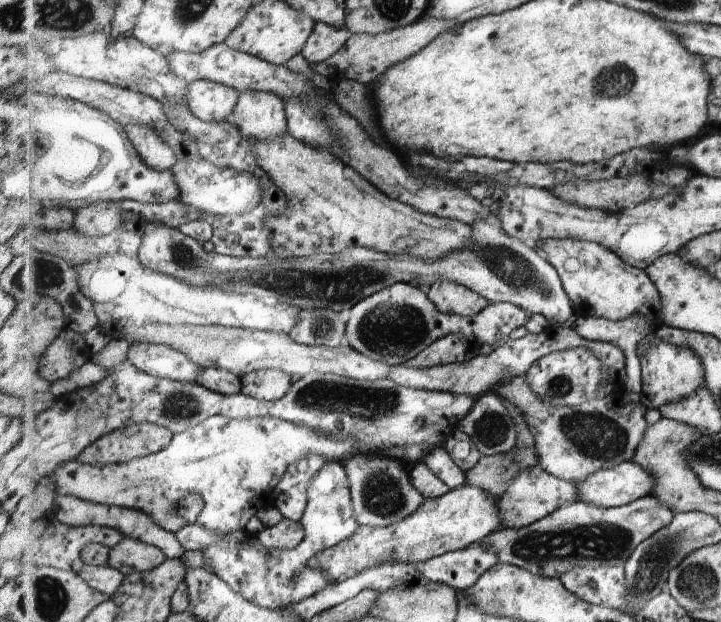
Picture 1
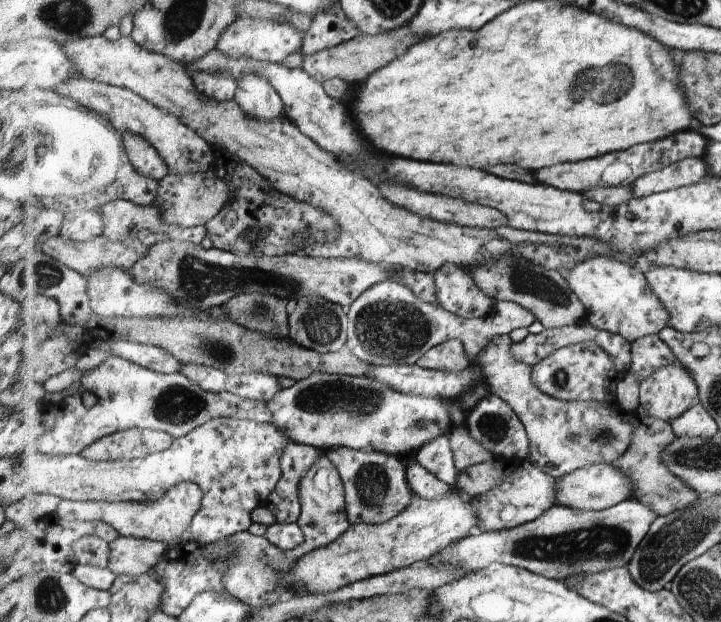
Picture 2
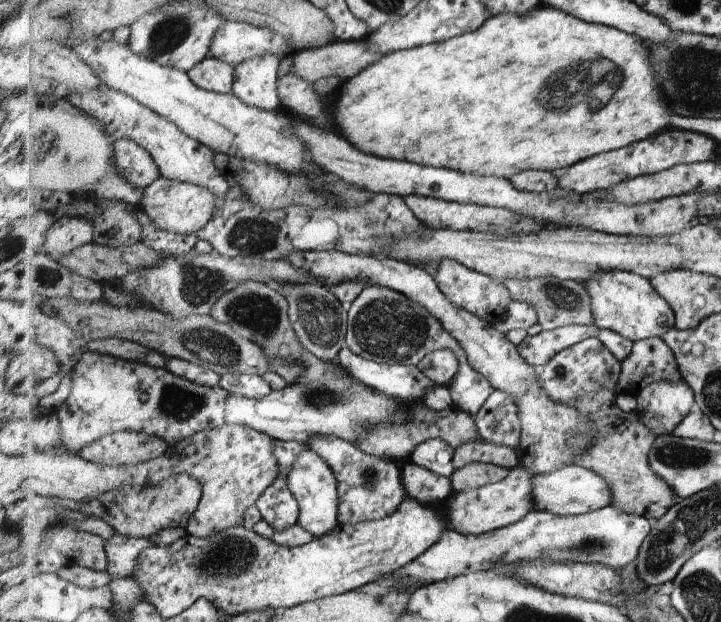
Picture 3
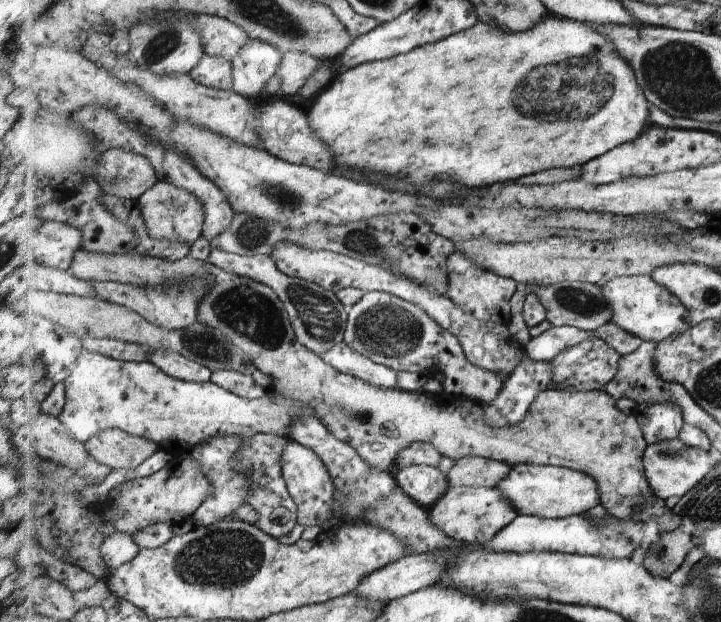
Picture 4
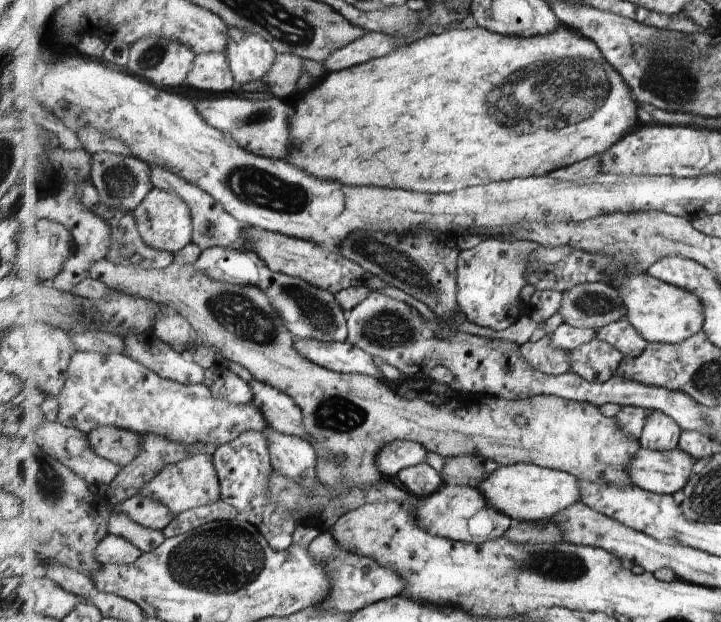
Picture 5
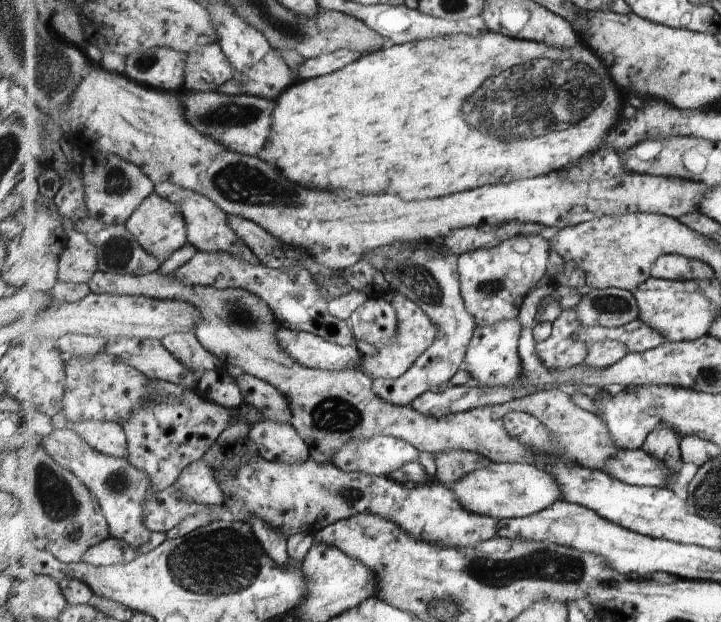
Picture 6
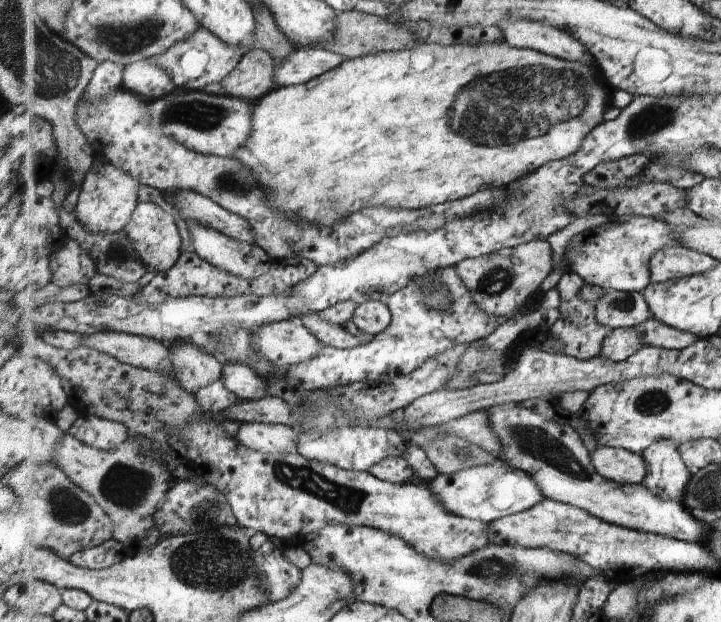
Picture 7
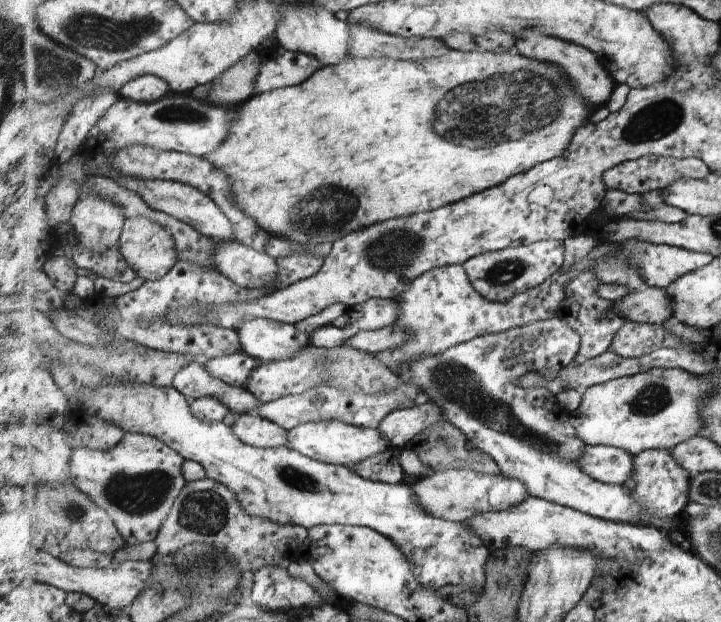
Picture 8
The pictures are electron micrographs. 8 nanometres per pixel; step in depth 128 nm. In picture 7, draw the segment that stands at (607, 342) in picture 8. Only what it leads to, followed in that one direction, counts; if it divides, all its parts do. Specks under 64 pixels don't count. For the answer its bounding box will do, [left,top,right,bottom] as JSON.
[546,271,613,360]

